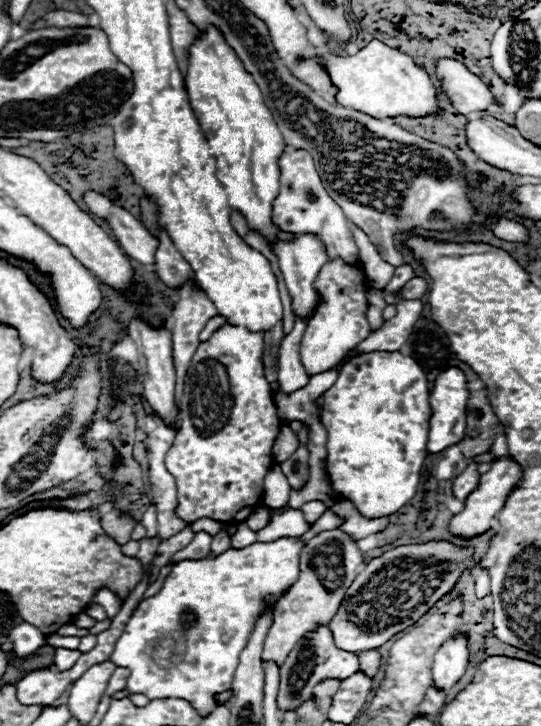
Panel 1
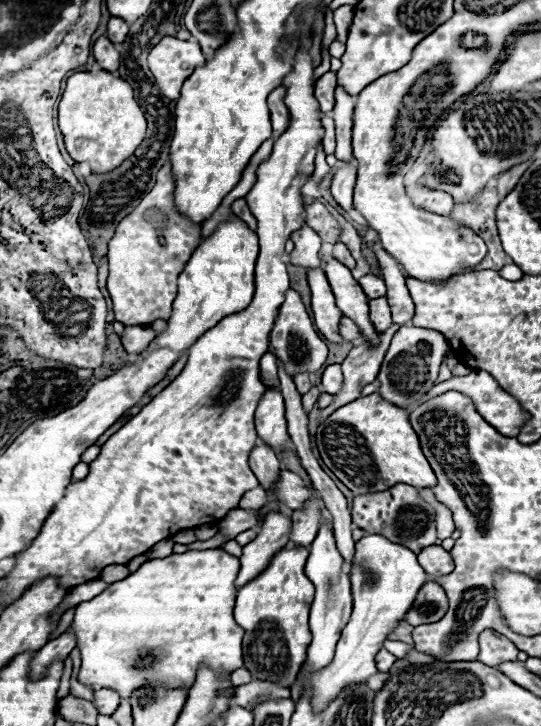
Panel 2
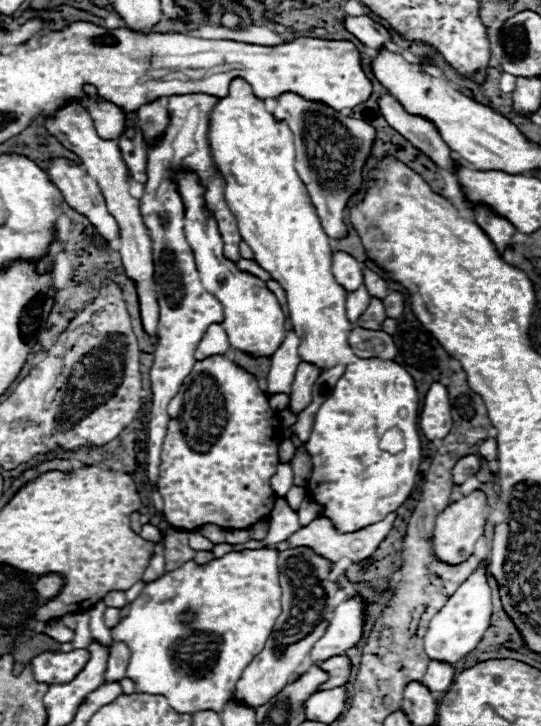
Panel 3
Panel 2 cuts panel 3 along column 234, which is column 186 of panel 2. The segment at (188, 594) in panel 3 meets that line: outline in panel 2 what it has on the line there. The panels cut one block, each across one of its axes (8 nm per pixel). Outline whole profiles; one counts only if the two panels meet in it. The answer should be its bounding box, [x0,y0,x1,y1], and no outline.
[70,548,244,698]

